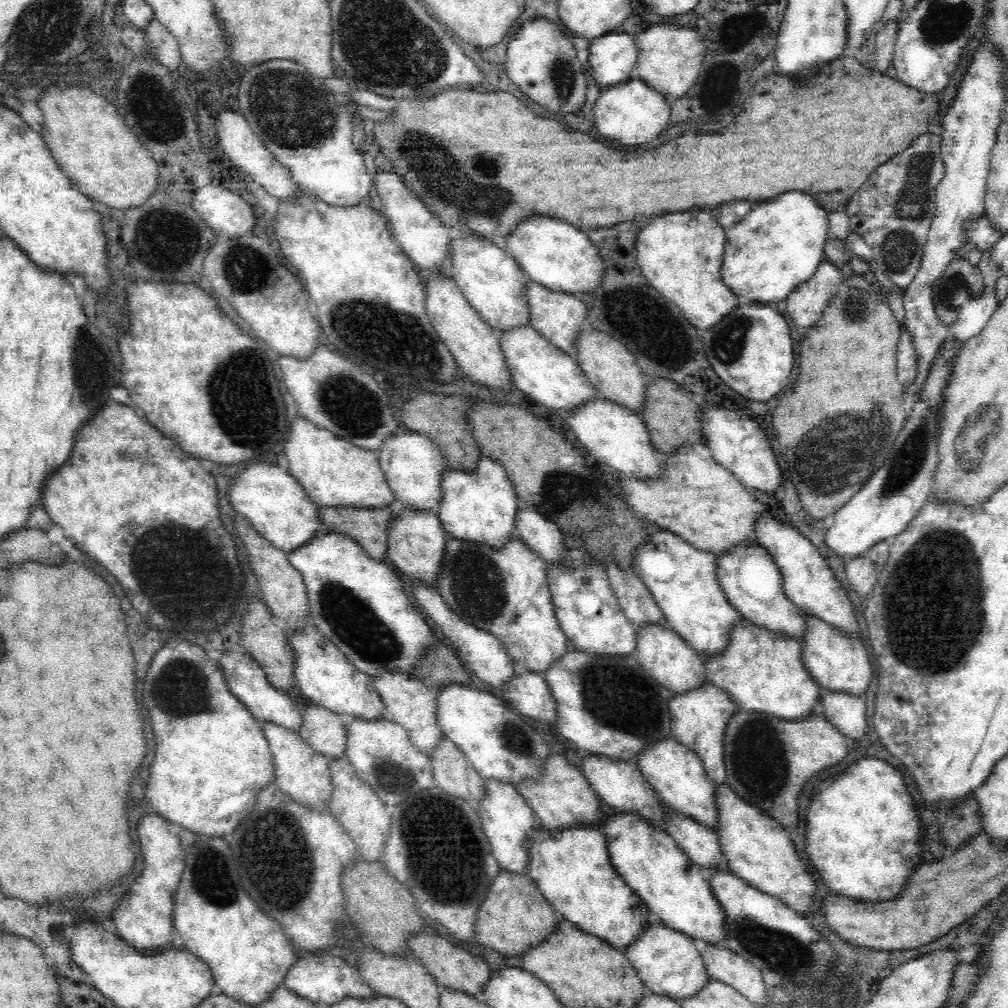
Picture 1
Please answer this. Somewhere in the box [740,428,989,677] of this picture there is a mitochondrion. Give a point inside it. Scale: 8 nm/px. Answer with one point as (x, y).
(944, 537)

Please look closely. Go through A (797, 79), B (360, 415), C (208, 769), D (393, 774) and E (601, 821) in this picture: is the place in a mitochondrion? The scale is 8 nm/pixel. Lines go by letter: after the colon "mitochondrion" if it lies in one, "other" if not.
A: other
B: mitochondrion
C: other
D: mitochondrion
E: other

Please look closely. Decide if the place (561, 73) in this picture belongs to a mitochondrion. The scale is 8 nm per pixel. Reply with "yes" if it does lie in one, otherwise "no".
yes

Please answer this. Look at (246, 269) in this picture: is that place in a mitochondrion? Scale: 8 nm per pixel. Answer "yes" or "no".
yes

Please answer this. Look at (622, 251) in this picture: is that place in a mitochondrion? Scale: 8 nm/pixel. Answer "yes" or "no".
no

